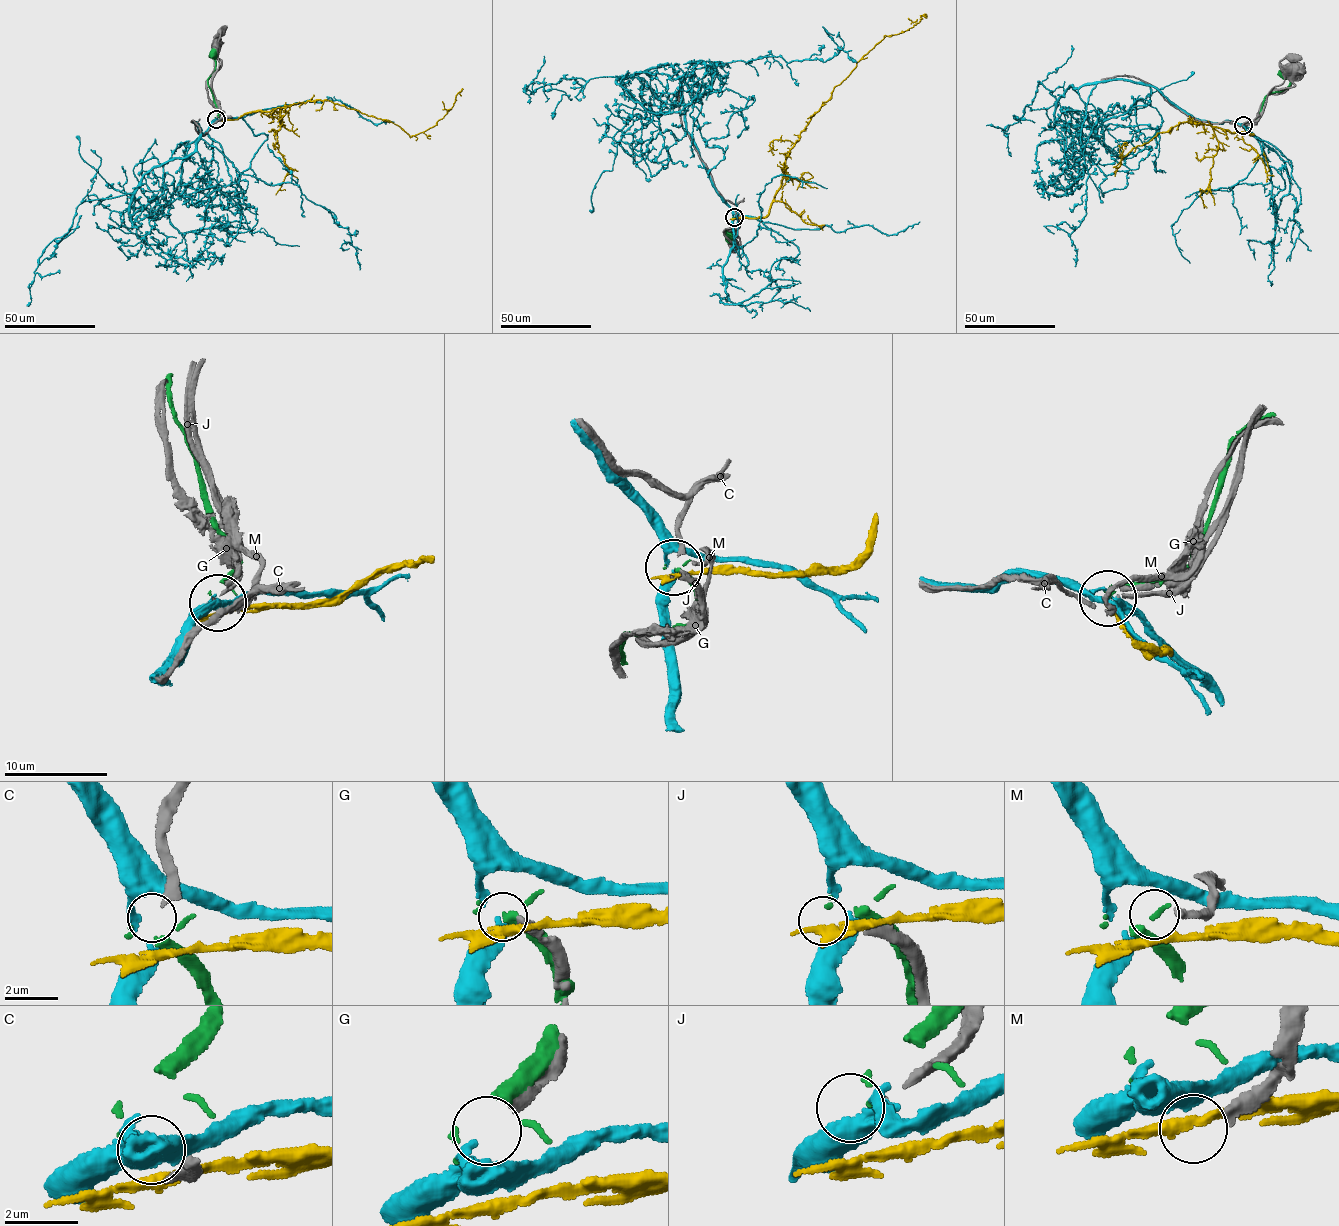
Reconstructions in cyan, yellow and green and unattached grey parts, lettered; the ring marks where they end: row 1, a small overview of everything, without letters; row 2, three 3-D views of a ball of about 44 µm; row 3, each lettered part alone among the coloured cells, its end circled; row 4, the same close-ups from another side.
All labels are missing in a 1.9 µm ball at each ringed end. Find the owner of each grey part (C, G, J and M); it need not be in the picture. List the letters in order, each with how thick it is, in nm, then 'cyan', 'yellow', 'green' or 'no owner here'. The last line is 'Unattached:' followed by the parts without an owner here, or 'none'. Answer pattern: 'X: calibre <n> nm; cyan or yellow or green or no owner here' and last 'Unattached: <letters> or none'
C: calibre 320 nm; green
G: calibre 400 nm; cyan
J: calibre 110 nm; no owner here
M: calibre 320 nm; no owner here
Unattached: J, M

